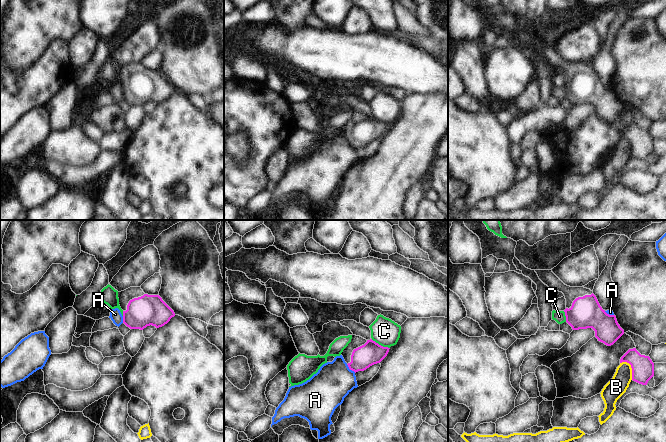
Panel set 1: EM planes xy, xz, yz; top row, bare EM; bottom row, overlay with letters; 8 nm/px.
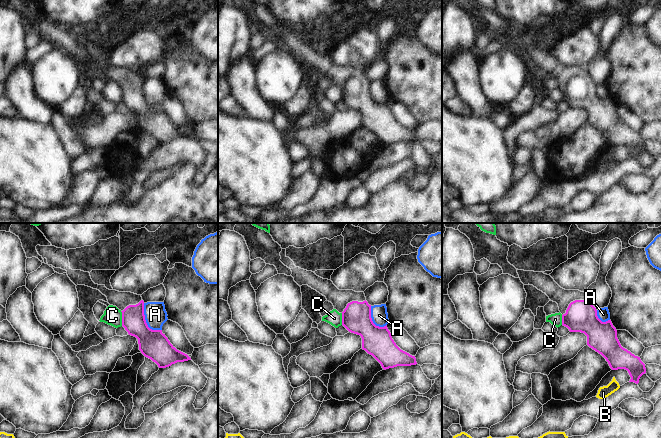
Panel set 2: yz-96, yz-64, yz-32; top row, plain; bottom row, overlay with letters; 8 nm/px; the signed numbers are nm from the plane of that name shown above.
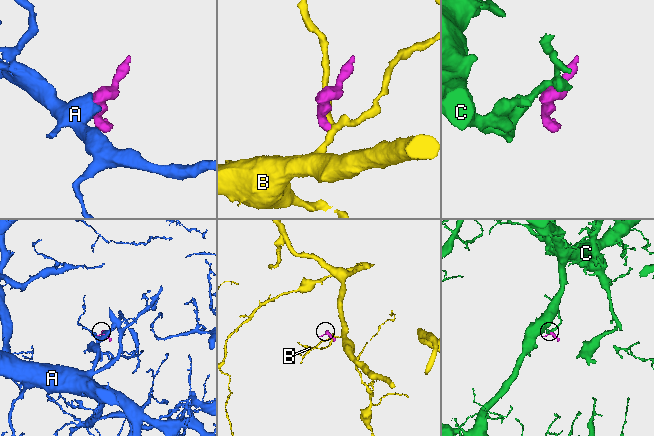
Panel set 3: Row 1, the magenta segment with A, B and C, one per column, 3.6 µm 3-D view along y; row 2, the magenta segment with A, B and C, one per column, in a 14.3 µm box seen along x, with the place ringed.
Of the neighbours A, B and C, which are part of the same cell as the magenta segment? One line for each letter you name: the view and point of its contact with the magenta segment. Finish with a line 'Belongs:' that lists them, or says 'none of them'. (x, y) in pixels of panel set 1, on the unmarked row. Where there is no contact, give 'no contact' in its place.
Belongs: none of them

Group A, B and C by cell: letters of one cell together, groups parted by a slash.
A / B / C

